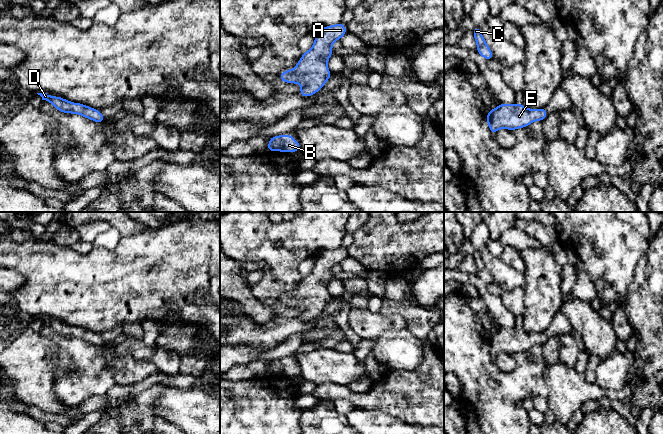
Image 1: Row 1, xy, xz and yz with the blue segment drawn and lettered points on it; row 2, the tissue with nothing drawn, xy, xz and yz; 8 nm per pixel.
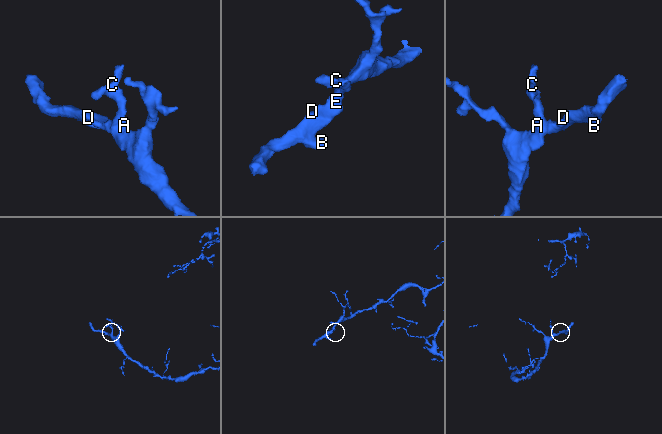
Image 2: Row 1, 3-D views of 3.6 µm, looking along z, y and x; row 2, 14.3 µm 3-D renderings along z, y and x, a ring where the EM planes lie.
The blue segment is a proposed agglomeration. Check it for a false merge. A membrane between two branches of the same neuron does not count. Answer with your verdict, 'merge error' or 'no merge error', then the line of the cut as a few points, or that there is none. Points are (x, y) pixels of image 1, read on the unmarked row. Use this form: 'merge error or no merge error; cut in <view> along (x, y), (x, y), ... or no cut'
no merge error; no cut

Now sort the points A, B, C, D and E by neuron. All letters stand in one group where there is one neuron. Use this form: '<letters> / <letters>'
A B C D E

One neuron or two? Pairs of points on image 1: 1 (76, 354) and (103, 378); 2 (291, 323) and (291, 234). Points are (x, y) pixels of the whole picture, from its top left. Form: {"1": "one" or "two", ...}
{"1": "one", "2": "two"}

